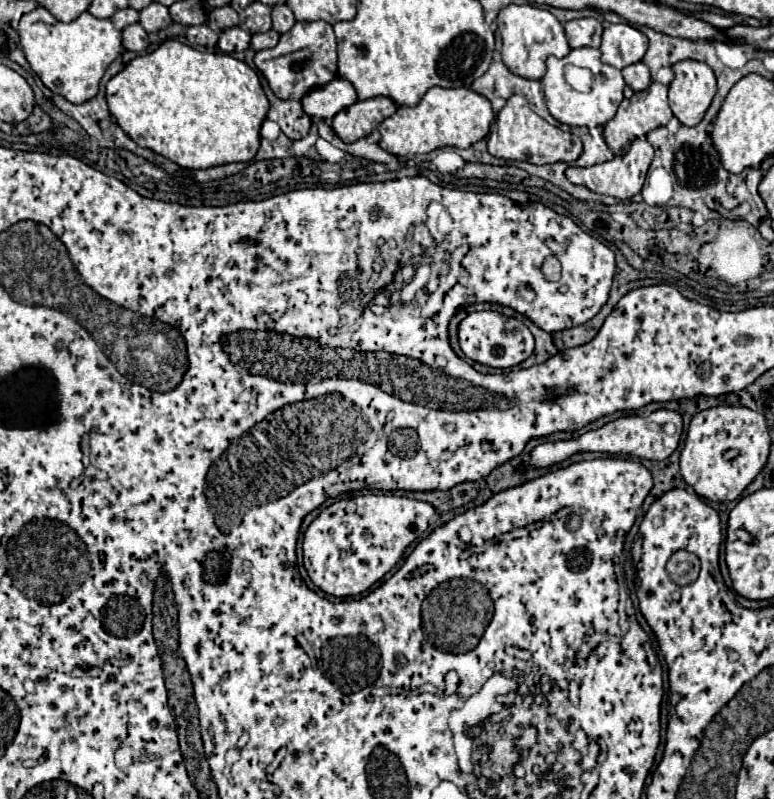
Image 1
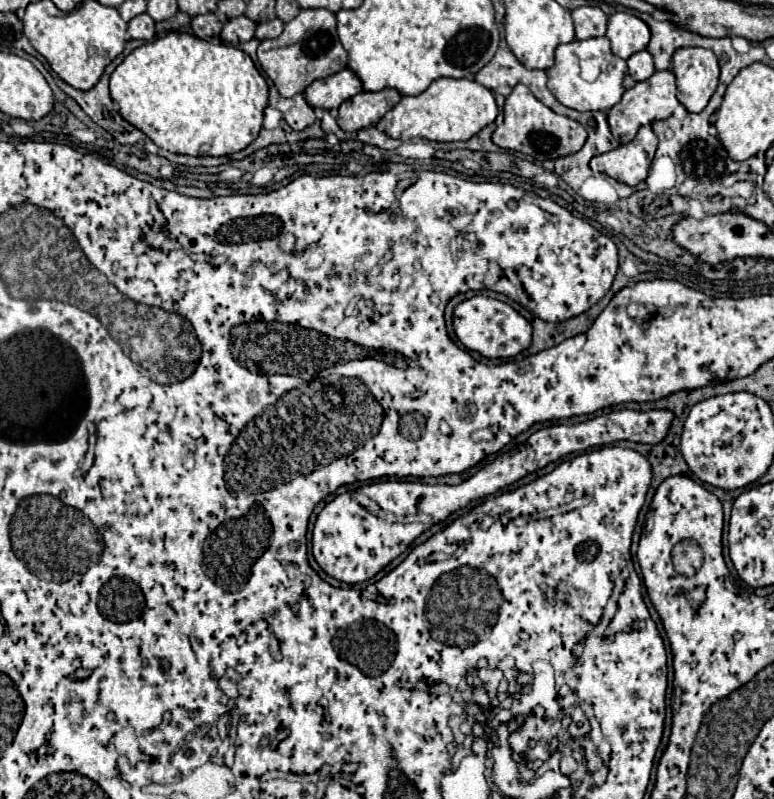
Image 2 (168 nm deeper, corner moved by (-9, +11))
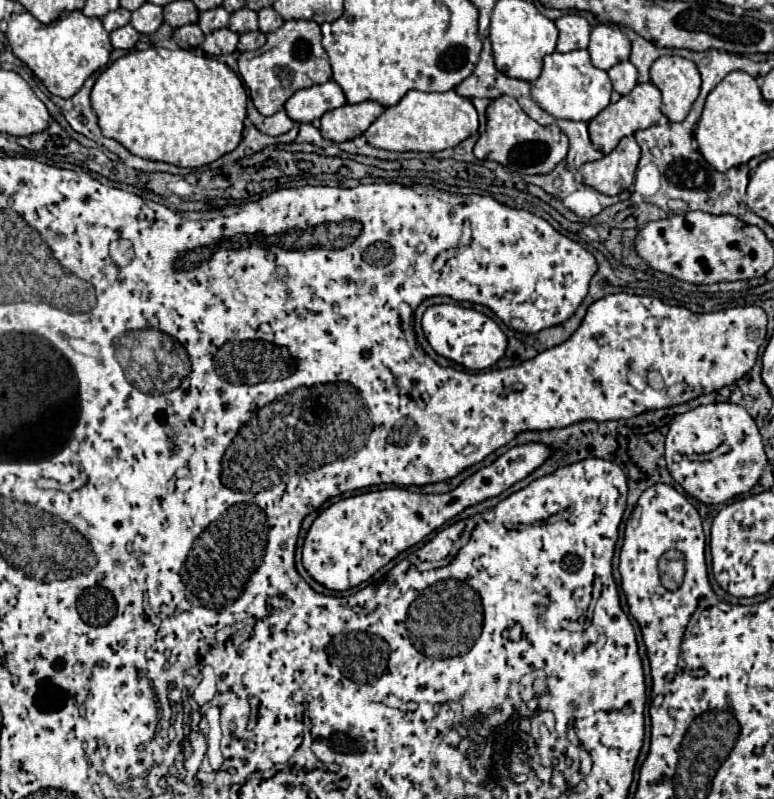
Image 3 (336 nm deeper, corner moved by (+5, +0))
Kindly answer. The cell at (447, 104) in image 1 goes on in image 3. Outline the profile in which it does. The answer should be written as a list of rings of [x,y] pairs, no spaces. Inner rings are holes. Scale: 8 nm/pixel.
[[[410,90],[396,106],[384,110],[384,114],[370,124],[364,132],[366,140],[374,148],[392,152],[440,152],[452,148],[472,136],[478,130],[478,114],[474,104],[456,94],[448,92],[420,92]]]

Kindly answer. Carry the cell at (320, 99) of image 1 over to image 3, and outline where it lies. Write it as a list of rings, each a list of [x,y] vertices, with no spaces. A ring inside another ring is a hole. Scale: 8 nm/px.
[[[328,80],[324,84],[294,92],[284,104],[284,110],[294,122],[312,122],[316,118],[322,118],[324,112],[340,108],[344,104],[346,96],[342,88],[334,80]]]

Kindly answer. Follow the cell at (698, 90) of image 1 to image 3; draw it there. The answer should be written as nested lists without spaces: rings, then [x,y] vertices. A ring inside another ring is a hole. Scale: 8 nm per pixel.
[[[662,56],[652,64],[650,78],[662,92],[662,114],[672,122],[682,122],[700,92],[700,74],[694,62]]]

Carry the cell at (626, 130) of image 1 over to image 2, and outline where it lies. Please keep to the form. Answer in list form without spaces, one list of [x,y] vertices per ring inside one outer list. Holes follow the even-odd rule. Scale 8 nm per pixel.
[[[656,71],[650,79],[636,83],[632,89],[626,89],[626,93],[622,95],[622,101],[608,111],[608,125],[610,125],[610,131],[616,141],[630,143],[642,125],[650,125],[652,121],[668,119],[678,105],[680,103],[676,99],[674,73],[672,71]]]

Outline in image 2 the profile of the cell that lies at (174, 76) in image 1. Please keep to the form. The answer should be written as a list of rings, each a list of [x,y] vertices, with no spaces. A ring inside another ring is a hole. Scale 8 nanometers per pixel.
[[[178,31],[134,49],[112,73],[110,95],[130,125],[178,155],[220,157],[246,149],[258,137],[268,105],[266,79],[248,53]]]

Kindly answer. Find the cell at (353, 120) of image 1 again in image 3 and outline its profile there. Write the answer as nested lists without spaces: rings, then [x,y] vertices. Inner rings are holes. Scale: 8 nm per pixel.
[[[360,102],[360,104],[346,104],[336,110],[330,110],[322,116],[320,132],[326,140],[332,142],[346,142],[366,132],[366,128],[384,112],[378,102]]]

